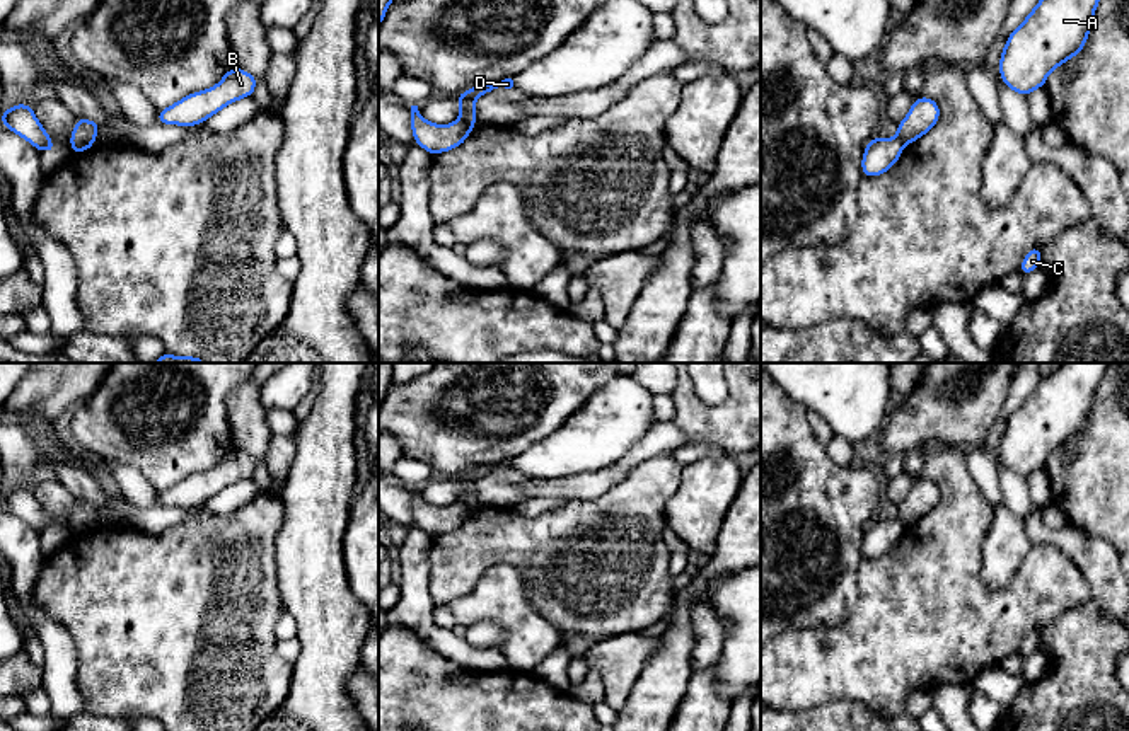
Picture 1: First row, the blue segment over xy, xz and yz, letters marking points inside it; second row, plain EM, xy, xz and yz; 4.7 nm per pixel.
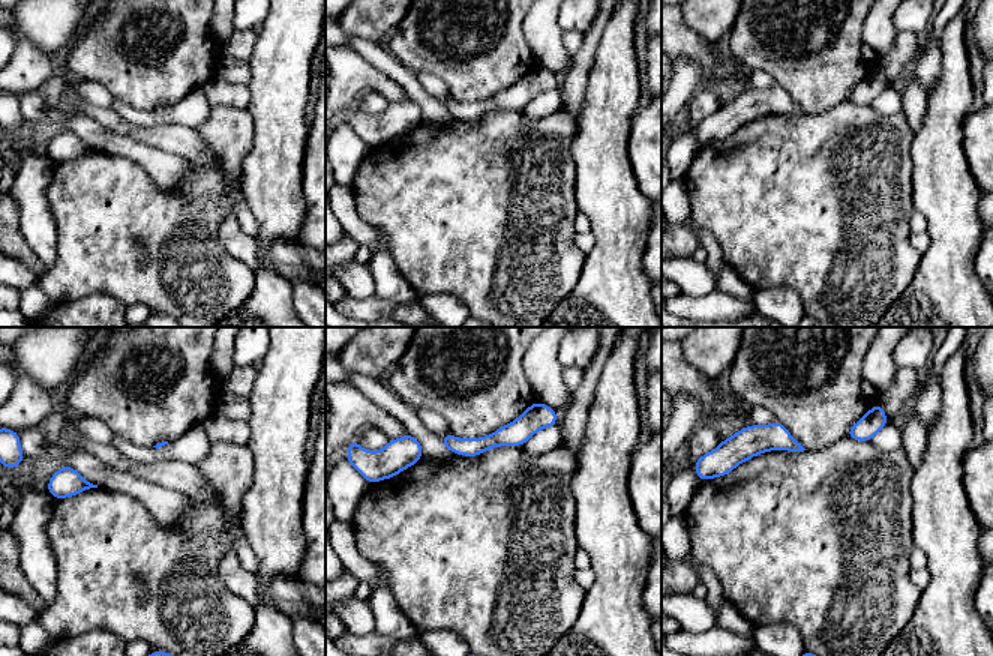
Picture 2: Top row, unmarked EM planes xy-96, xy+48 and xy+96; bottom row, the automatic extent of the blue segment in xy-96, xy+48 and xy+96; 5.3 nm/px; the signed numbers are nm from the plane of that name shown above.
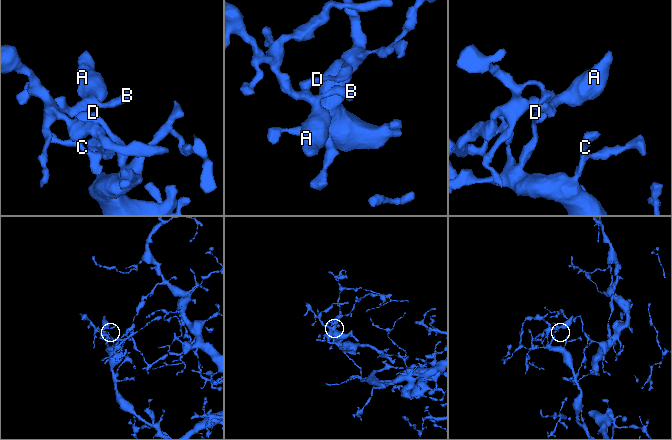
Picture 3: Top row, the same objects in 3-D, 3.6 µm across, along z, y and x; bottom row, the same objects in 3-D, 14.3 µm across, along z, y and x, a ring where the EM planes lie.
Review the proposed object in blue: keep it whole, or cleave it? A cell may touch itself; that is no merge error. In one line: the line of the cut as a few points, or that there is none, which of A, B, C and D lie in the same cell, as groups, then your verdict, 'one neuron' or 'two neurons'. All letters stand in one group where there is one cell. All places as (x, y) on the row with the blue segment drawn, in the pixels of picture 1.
cut xz (457, 120), (473, 125); groups A B / C D; two neurons

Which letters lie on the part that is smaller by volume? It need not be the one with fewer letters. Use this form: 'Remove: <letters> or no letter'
Remove: A, B

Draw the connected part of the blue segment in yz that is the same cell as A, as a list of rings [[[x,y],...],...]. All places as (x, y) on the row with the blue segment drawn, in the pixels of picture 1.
[[[1039,0],[1008,36],[1001,82],[1020,95],[1042,89],[1052,70],[1081,53],[1100,0]]]

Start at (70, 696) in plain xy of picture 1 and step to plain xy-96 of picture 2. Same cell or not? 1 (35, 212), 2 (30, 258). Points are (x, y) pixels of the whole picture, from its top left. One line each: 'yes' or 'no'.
1: yes
2: no

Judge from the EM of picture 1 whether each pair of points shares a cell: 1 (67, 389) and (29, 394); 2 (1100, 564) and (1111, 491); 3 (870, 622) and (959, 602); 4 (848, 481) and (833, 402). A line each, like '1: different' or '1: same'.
1: same
2: different
3: same
4: different

